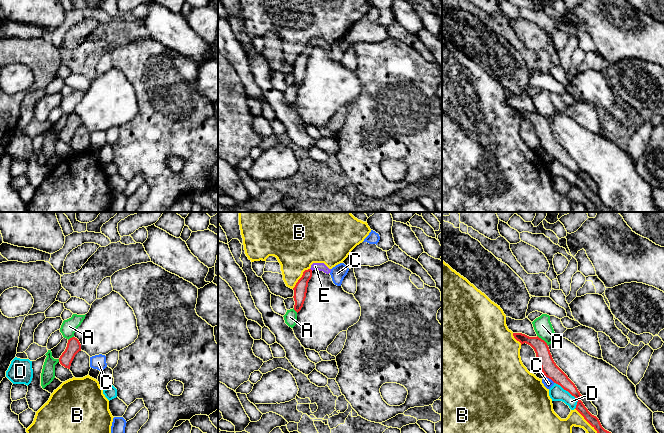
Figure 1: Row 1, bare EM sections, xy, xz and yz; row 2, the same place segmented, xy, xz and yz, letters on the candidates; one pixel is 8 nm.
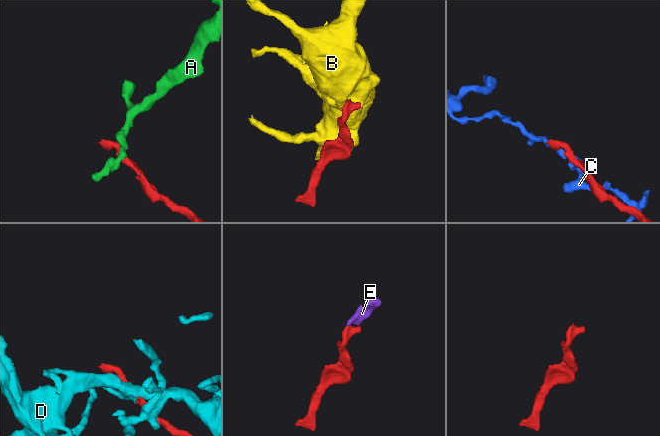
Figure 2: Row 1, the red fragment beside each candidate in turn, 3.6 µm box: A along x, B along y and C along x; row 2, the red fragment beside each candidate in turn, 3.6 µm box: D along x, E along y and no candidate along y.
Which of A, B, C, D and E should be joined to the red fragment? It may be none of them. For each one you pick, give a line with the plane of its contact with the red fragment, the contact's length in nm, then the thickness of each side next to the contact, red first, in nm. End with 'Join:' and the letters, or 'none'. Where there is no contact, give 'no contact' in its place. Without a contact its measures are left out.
E: no contact
Join: E

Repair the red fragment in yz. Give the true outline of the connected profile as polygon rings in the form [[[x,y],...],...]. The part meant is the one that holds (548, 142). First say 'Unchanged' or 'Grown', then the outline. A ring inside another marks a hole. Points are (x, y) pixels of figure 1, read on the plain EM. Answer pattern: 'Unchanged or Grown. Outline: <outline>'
Unchanged. Outline: [[[513,109],[514,114],[522,120],[530,121],[540,139],[541,146],[545,153],[551,155],[554,159],[560,161],[564,166],[568,167],[574,172],[578,178],[576,186],[584,193],[584,195],[597,207],[600,212],[615,212],[611,208],[605,206],[599,195],[592,191],[581,177],[582,171],[578,167],[575,160],[568,154],[568,152],[556,141],[550,129],[547,119],[541,114],[529,113],[522,109]]]

